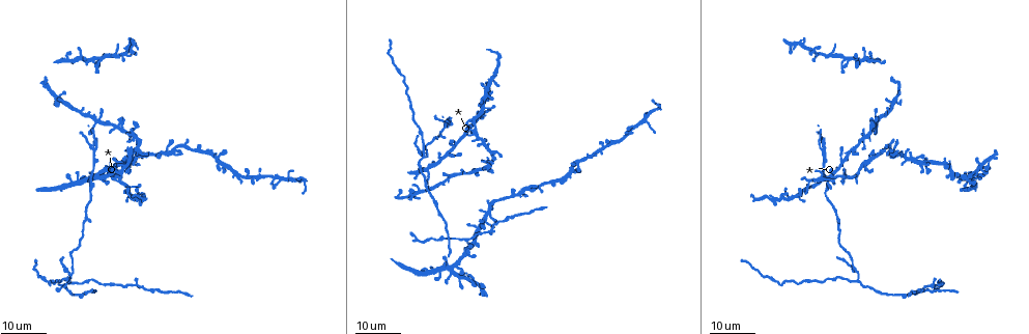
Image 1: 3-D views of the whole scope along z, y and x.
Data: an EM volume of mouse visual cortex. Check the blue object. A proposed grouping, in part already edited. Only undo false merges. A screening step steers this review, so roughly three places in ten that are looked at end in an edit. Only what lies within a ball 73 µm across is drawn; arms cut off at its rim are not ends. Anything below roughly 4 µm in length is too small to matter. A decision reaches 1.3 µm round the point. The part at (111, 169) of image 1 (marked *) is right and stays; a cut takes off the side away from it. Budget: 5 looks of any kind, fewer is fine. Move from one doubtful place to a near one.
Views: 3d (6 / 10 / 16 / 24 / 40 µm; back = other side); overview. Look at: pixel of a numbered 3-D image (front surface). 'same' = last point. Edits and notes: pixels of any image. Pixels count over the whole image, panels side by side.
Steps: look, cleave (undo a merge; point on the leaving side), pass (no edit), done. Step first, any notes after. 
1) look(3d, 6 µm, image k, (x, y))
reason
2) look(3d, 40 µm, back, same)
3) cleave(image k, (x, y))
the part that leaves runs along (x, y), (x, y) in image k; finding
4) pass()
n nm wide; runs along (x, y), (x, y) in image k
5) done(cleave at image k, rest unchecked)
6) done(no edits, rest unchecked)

look(3d, 24 µm, image 1, (449, 267))
four or more arms meet

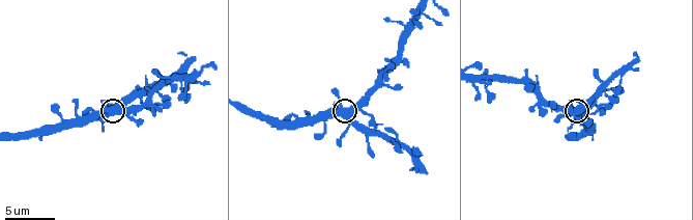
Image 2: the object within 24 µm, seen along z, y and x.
look(3d, 6 µm, image 2, (343, 114))

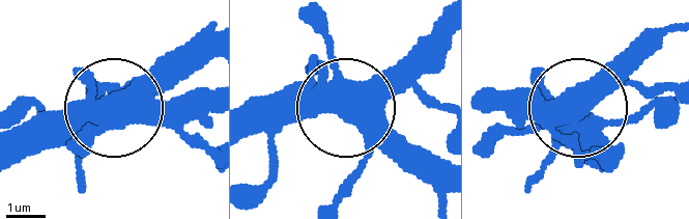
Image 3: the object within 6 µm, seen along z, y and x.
pass()
4 arms; continuous, no second cell

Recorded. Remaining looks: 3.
look(3d, 16 µm, image 1, (99, 283))
arms part here

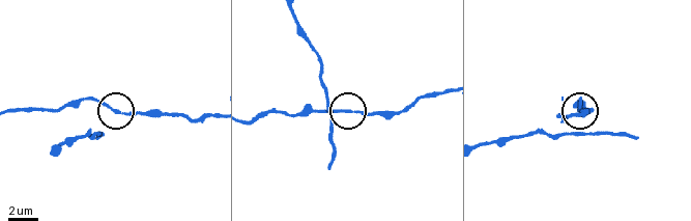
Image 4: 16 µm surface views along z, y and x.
look(3d, 6 µm, image 4, (114, 108))

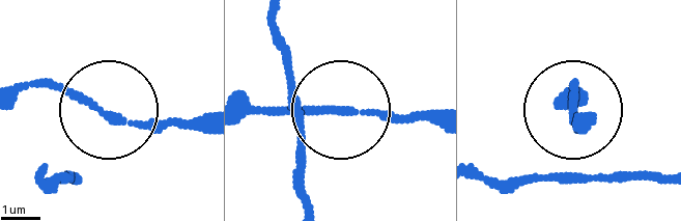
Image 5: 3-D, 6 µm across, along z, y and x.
pass()
140 nm wide; runs along (44, 180), (106, 114), (17, 81) in image 5; all the same cell

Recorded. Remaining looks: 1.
done(no edits, rest unchecked)

